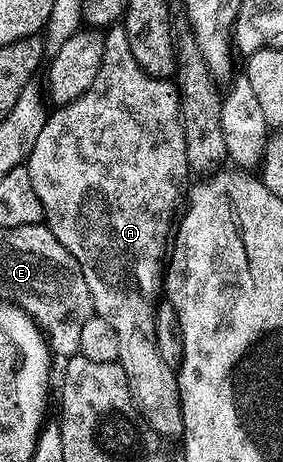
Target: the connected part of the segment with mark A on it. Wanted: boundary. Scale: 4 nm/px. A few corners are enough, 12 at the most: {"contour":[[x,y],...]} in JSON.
{"contour":[[126,25],[25,165],[117,332],[141,418],[182,435],[155,293],[189,179],[176,83]]}

